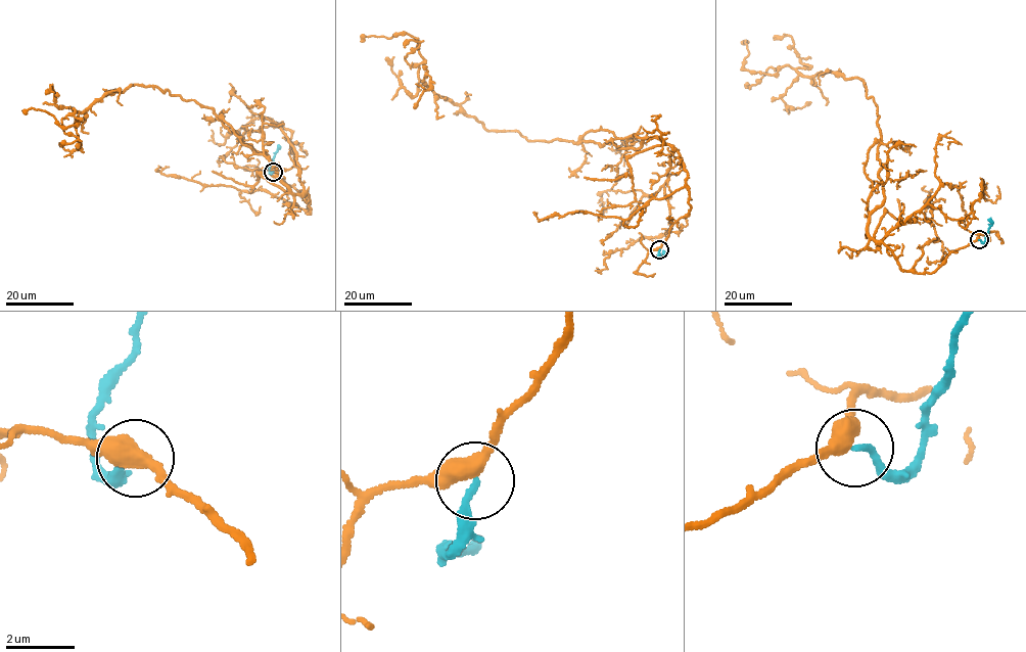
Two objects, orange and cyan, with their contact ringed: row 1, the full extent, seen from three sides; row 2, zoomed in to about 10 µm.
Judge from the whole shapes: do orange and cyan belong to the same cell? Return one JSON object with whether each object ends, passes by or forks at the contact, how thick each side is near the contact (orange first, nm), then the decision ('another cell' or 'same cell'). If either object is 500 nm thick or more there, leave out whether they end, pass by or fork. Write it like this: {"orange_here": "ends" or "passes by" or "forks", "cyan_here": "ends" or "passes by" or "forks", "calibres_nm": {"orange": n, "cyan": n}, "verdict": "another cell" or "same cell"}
{"orange_here": "passes by", "cyan_here": "ends", "calibres_nm": {"orange": 460, "cyan": 180}, "verdict": "another cell"}

